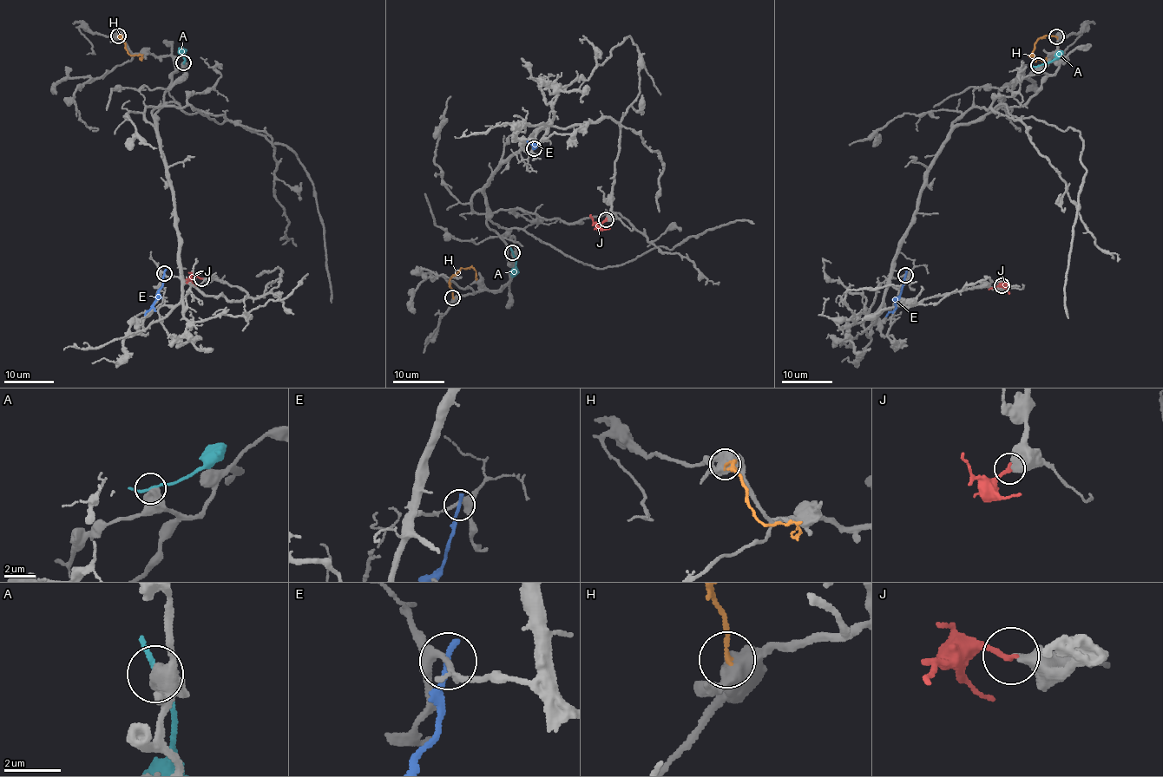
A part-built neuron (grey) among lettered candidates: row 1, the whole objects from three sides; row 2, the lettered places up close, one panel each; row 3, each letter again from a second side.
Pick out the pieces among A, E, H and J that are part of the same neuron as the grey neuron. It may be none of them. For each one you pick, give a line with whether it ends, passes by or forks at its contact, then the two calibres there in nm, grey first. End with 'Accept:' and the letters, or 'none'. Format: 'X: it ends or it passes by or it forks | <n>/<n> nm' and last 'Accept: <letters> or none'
J: it ends | 460/200 nm
Accept: J

